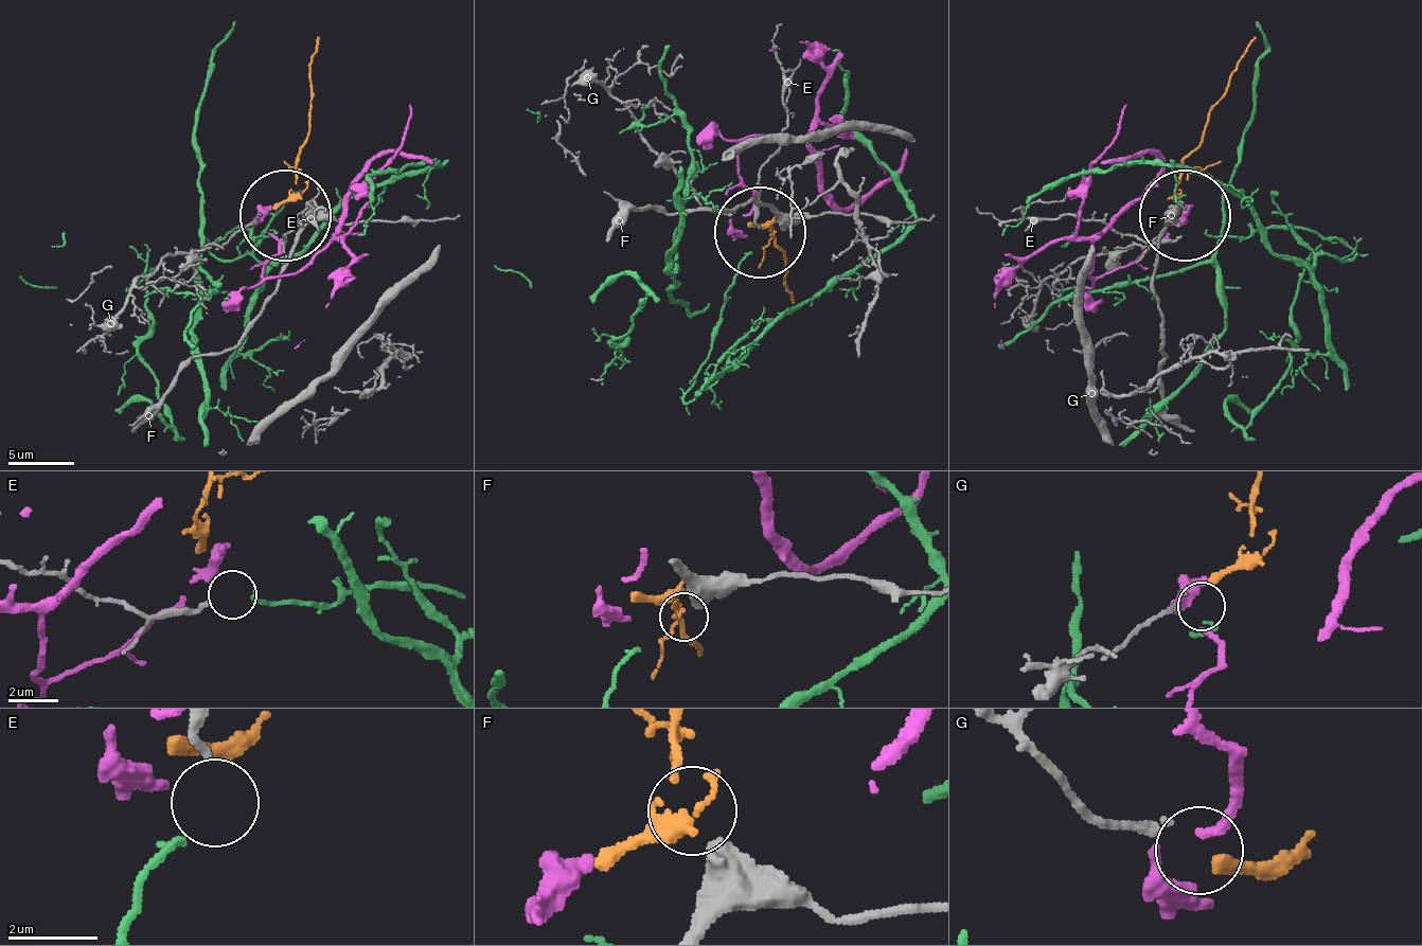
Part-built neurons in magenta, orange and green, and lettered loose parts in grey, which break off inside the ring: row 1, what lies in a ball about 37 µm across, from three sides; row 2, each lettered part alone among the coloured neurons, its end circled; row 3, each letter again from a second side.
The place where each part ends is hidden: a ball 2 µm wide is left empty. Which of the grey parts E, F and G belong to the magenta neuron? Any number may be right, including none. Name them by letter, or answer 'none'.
none

